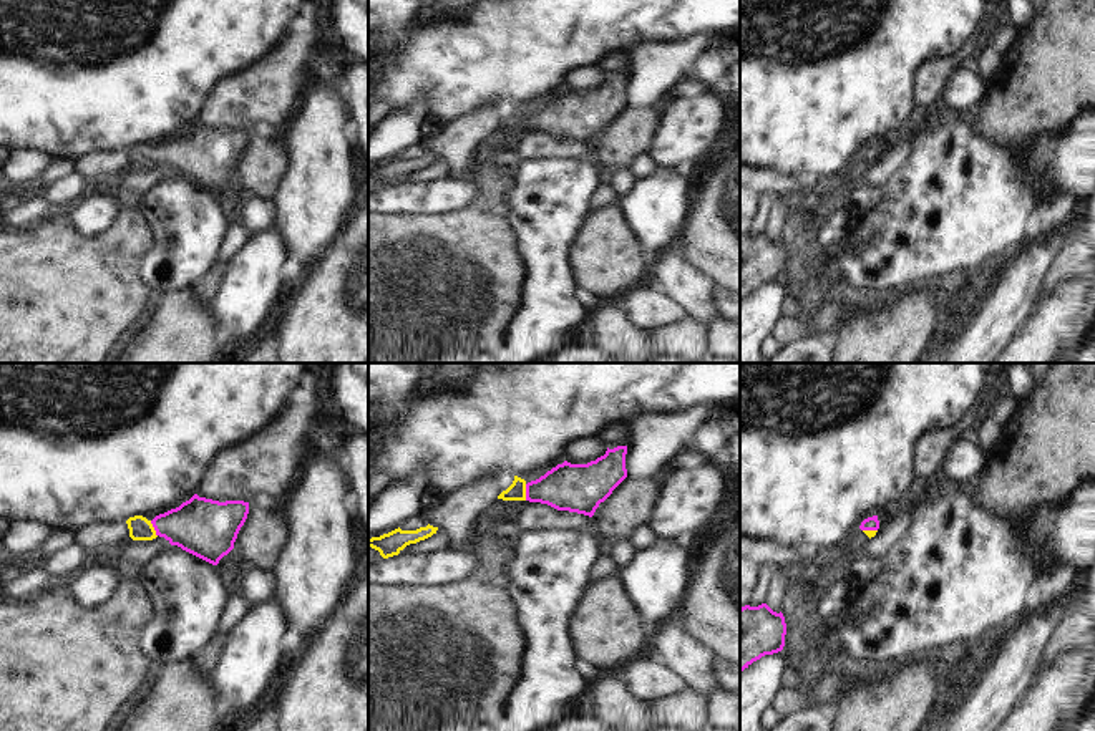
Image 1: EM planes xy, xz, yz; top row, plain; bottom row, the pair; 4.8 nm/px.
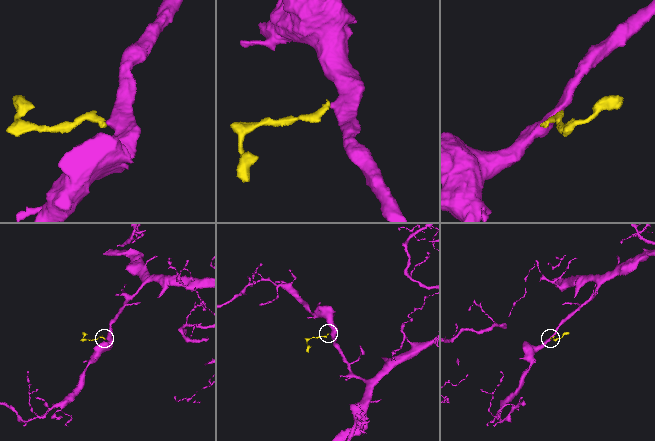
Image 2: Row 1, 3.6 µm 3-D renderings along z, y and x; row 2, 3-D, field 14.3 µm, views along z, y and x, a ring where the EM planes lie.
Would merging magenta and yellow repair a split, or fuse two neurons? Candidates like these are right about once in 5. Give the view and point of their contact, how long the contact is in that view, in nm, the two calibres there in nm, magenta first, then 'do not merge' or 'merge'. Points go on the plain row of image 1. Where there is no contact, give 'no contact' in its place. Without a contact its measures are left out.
xz (526, 121) | 80 nm | 240/90 nm | merge

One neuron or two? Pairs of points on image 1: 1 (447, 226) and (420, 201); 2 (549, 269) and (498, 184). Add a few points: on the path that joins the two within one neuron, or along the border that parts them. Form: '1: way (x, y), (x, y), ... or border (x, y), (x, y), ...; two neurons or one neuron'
1: border (470, 203), (452, 211), (392, 213); two neurons
2: border (510, 179), (506, 193), (508, 224), (515, 236); two neurons

